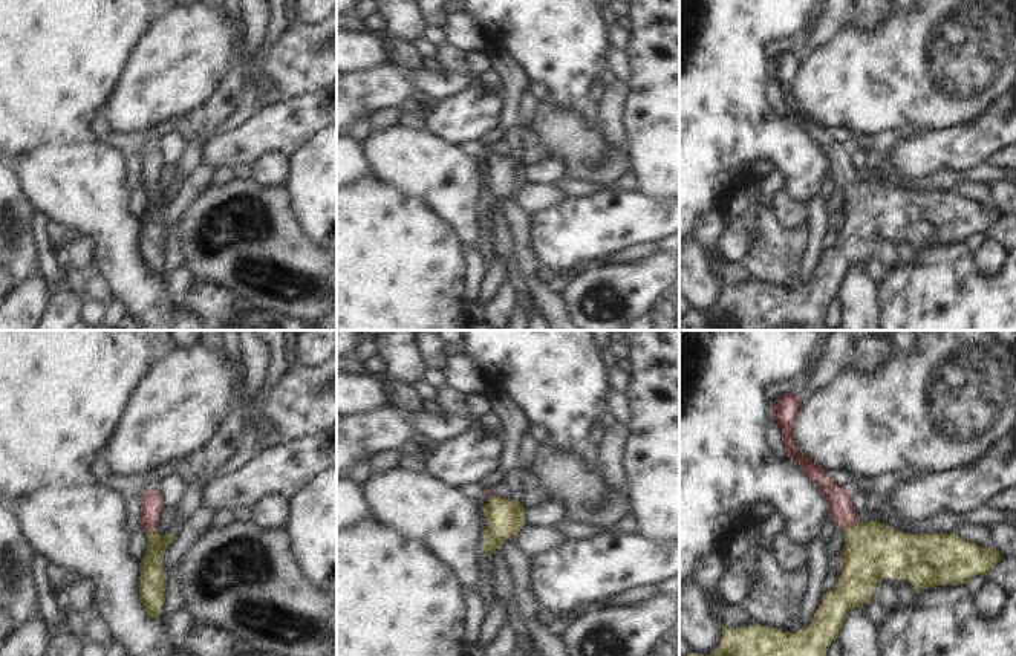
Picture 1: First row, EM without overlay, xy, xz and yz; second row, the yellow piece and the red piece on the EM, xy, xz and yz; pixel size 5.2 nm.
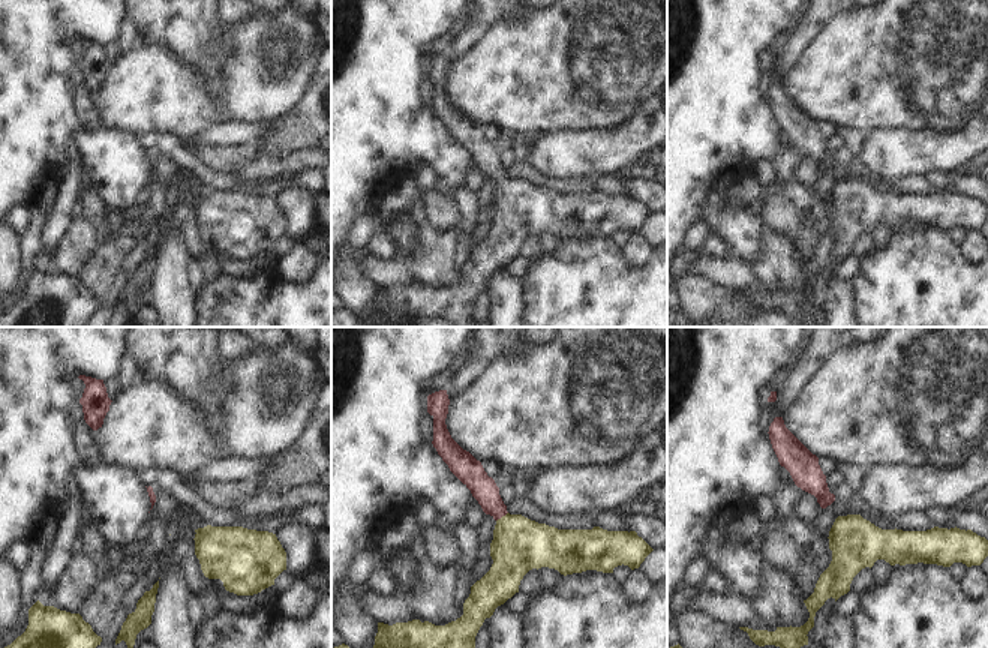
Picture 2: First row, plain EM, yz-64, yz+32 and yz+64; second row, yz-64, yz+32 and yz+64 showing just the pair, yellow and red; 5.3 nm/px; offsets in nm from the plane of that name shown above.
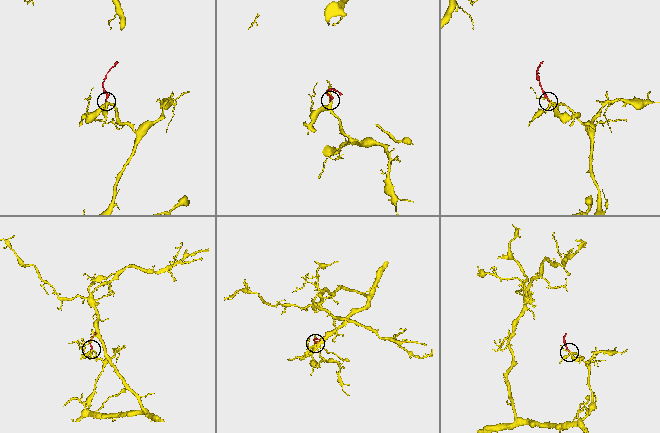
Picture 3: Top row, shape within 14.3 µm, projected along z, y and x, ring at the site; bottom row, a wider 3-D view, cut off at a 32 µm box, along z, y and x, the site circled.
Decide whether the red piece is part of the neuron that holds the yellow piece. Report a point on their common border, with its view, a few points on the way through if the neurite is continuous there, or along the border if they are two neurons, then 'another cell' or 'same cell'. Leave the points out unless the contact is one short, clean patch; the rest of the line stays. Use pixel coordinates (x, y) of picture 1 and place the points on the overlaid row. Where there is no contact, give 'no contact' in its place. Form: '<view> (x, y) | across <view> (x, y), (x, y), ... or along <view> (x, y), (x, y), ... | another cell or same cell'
yz (853, 526) | across yz (872, 551), (853, 526), (842, 513) | same cell

